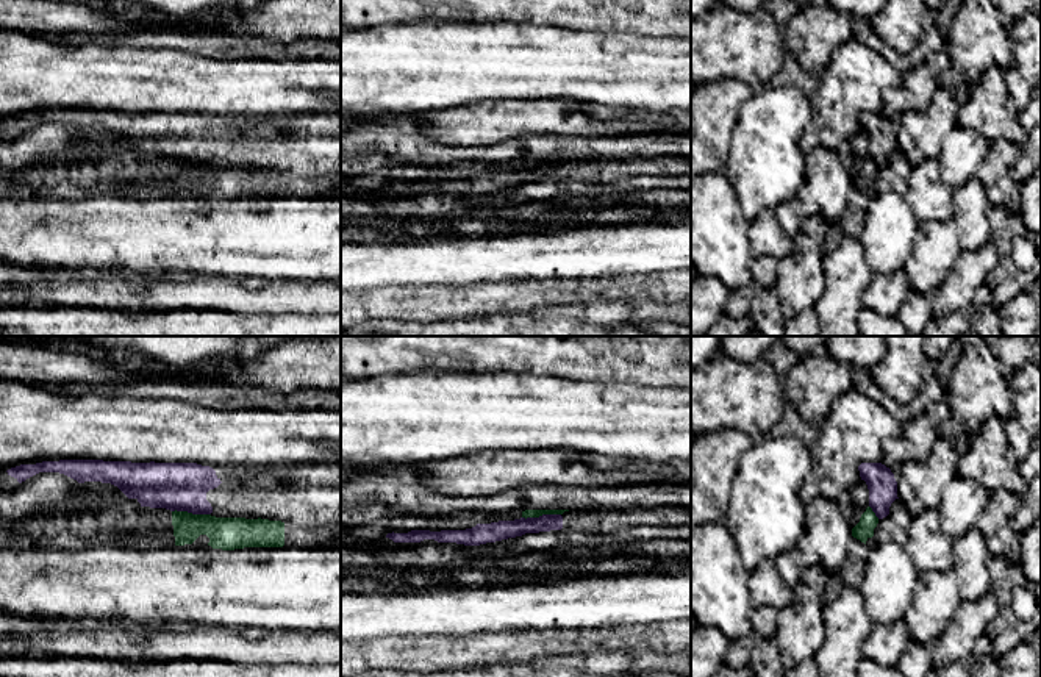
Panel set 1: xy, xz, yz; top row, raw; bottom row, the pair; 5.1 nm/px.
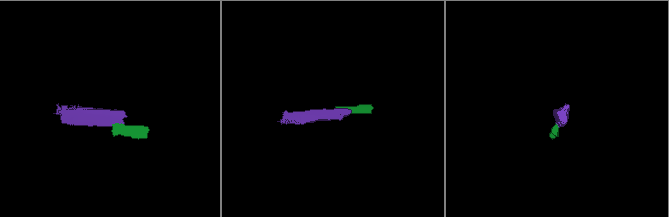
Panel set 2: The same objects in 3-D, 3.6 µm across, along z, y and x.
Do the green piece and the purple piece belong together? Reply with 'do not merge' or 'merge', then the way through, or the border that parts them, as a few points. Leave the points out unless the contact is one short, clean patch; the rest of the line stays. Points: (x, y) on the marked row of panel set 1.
do not merge; border along xy (172, 510), (210, 515)

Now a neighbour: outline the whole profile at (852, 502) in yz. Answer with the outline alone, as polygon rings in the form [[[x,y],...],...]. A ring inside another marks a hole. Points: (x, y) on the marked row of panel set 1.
[[[860,480],[852,489],[841,493],[836,503],[841,508],[847,524],[853,528],[869,507],[869,489],[866,482]]]

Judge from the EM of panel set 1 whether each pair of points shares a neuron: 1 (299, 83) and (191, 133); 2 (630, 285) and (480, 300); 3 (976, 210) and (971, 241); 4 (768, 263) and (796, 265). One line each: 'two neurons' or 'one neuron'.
1: two neurons
2: one neuron
3: one neuron
4: two neurons

